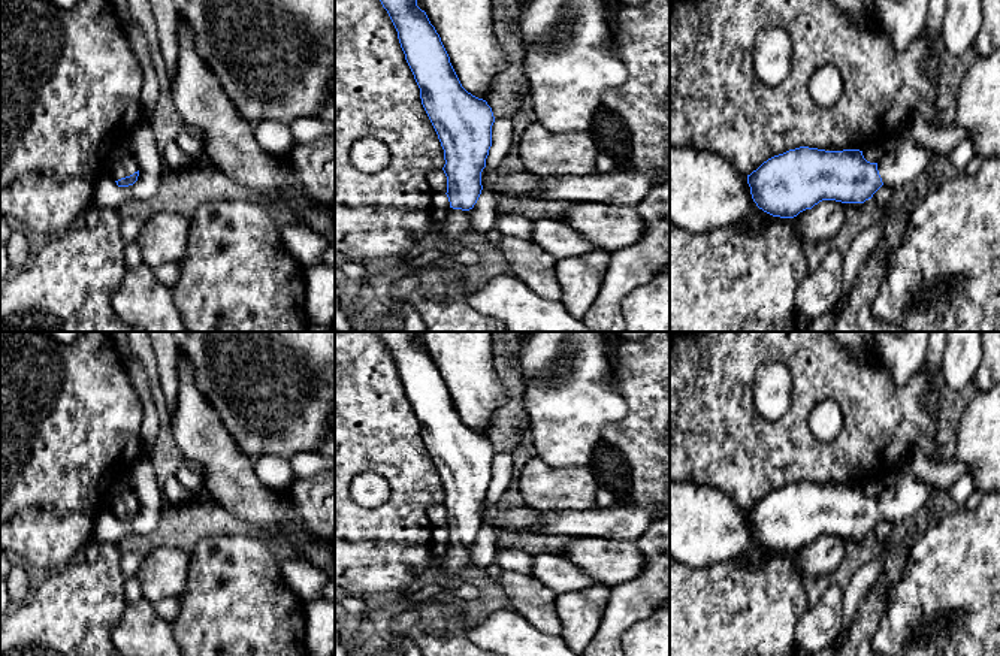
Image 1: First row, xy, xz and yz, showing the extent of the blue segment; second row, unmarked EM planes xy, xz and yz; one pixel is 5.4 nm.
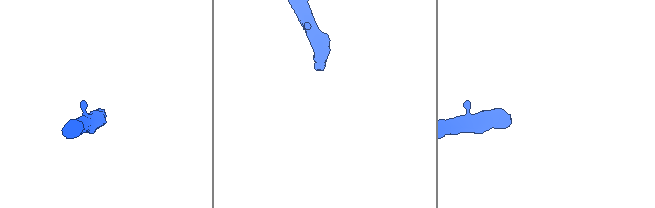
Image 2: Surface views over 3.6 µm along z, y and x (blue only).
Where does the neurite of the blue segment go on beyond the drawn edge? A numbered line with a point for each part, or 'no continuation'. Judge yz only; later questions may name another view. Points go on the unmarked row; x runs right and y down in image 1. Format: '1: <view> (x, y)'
1: yz (900, 501)

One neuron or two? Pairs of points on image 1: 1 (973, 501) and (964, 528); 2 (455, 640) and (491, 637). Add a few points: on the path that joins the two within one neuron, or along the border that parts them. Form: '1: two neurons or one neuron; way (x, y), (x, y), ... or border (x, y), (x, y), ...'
1: two neurons; border (984, 495), (975, 508), (967, 510), (963, 507)
2: two neurons; border (479, 614), (468, 634), (470, 640)

